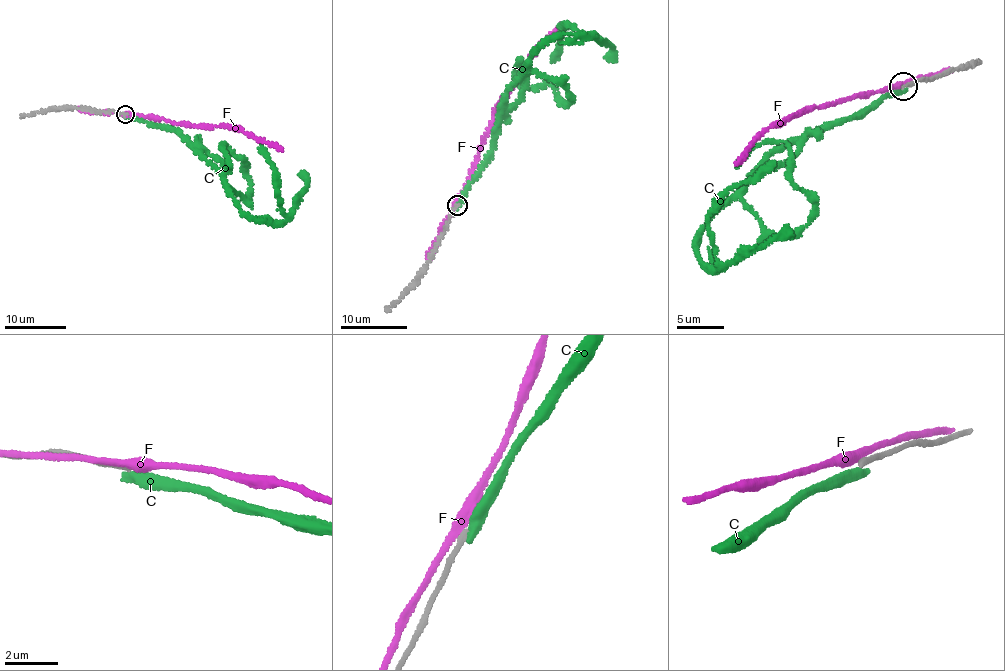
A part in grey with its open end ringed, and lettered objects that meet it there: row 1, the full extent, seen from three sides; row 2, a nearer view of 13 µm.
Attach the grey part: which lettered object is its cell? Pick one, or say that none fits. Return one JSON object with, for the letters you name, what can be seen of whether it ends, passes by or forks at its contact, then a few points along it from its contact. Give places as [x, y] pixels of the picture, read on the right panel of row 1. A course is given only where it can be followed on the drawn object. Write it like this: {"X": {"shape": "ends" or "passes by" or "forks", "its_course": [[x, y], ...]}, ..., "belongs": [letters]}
{"belongs": []}

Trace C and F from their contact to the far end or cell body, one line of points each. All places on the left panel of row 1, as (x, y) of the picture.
C: (125, 116), (173, 129), (220, 173), (237, 206), (263, 223), (281, 222), (285, 218), (281, 200), (260, 145)
F: (123, 114), (142, 115), (193, 127), (232, 128), (282, 150)

